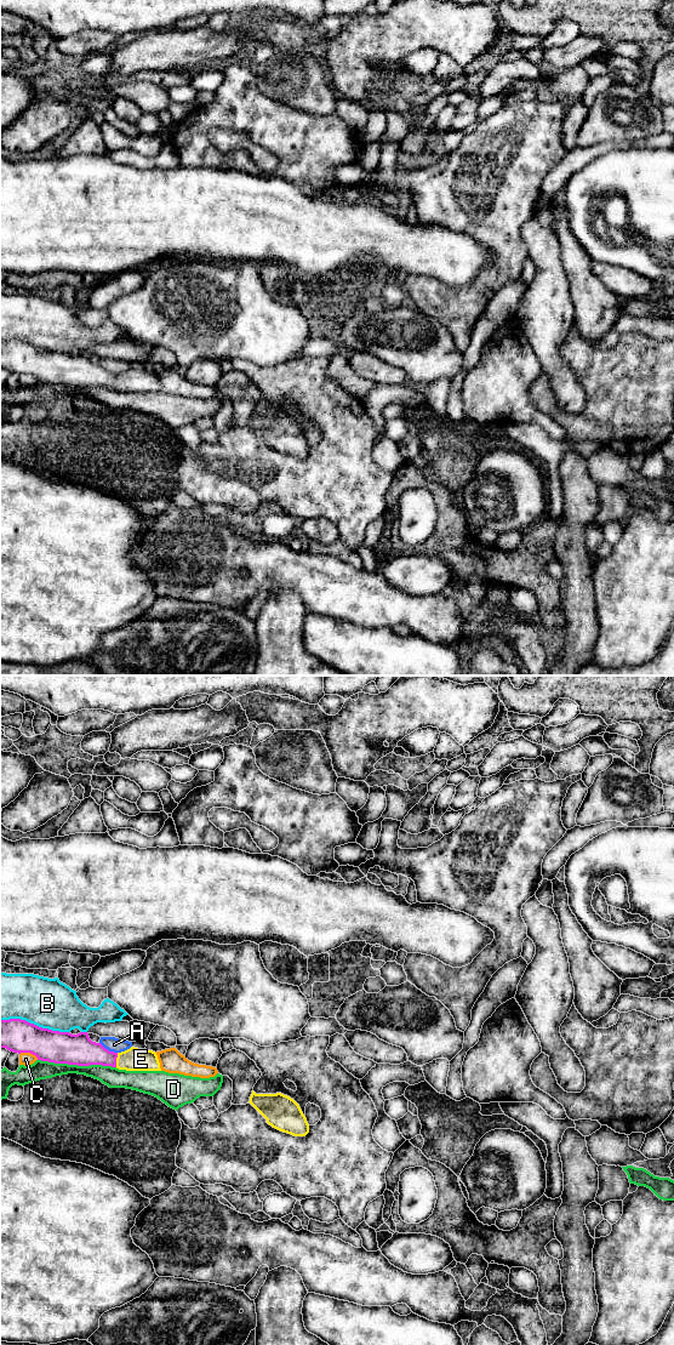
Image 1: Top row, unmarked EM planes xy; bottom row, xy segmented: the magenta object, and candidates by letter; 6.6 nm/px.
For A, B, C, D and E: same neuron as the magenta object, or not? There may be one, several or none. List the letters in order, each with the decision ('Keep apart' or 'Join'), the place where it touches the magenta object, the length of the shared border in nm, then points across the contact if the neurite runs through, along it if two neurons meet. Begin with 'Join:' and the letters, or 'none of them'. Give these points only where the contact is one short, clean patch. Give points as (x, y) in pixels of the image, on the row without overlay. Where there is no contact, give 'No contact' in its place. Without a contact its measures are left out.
Join: E
A: Keep apart. Touches magenta at xy (107, 370). Shared border 140 nm. Boundary: xy (100, 363), (109, 371), (116, 374)
B: Keep apart. Touches magenta at xy (33, 345). Shared border 460 nm
C: Keep apart. Touches magenta at xy (29, 372). Shared border 130 nm
D: Keep apart. Touches magenta at xy (76, 385). Shared border 500 nm
E: Join. Touches magenta at xy (115, 381). Shared border 100 nm

